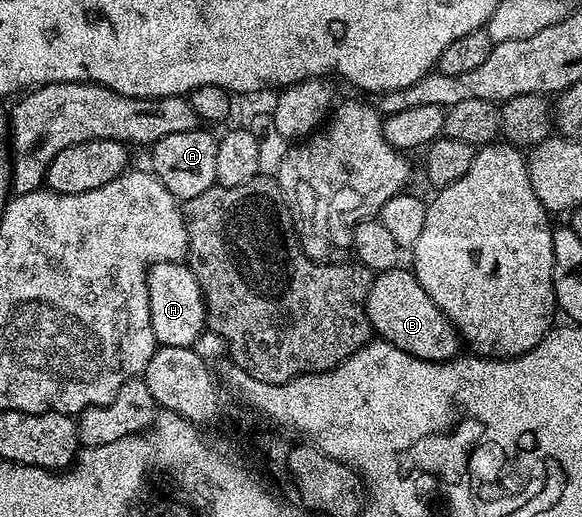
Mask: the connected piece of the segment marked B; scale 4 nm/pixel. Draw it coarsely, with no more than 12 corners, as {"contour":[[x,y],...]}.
{"contour":[[408,267],[374,275],[365,303],[380,339],[420,360],[463,341]]}

